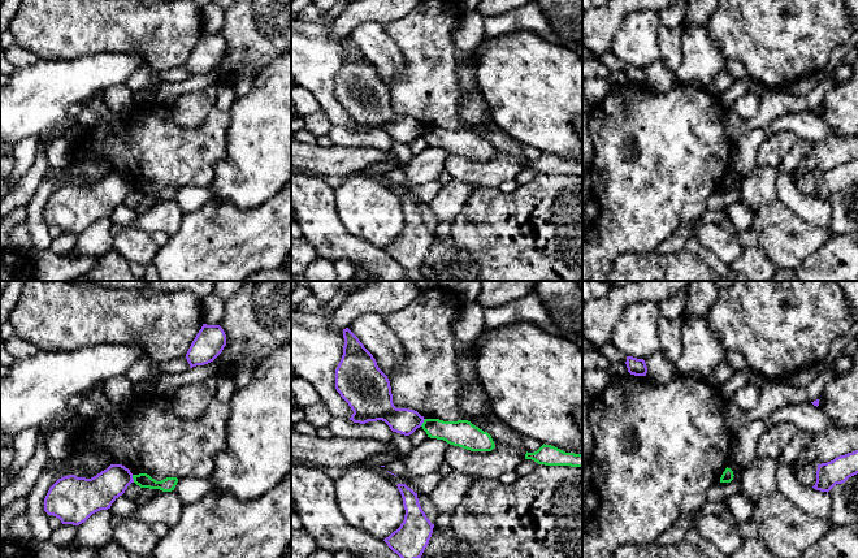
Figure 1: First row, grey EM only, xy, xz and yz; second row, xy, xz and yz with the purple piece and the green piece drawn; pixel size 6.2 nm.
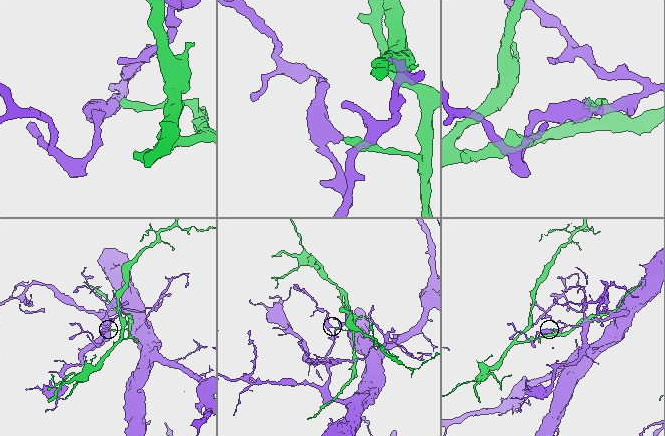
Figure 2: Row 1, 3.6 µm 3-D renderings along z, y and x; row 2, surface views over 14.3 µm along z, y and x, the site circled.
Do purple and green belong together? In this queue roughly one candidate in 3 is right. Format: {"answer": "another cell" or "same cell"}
{"answer": "another cell"}

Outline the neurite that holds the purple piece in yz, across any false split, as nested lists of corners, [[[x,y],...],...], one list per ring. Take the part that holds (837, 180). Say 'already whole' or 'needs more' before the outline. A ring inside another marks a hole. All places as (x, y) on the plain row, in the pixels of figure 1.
already whole; [[[858,159],[818,173],[816,191],[812,196],[828,202],[836,193],[842,193],[857,182]]]

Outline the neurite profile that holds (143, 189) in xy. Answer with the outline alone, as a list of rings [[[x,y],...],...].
[[[147,182],[133,183],[133,187],[134,187],[134,191],[140,196],[160,198],[162,200],[174,199],[178,191],[177,186],[166,186],[161,190],[156,190]]]

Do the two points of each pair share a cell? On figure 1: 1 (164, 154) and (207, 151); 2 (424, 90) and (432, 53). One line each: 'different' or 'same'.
1: same
2: same

